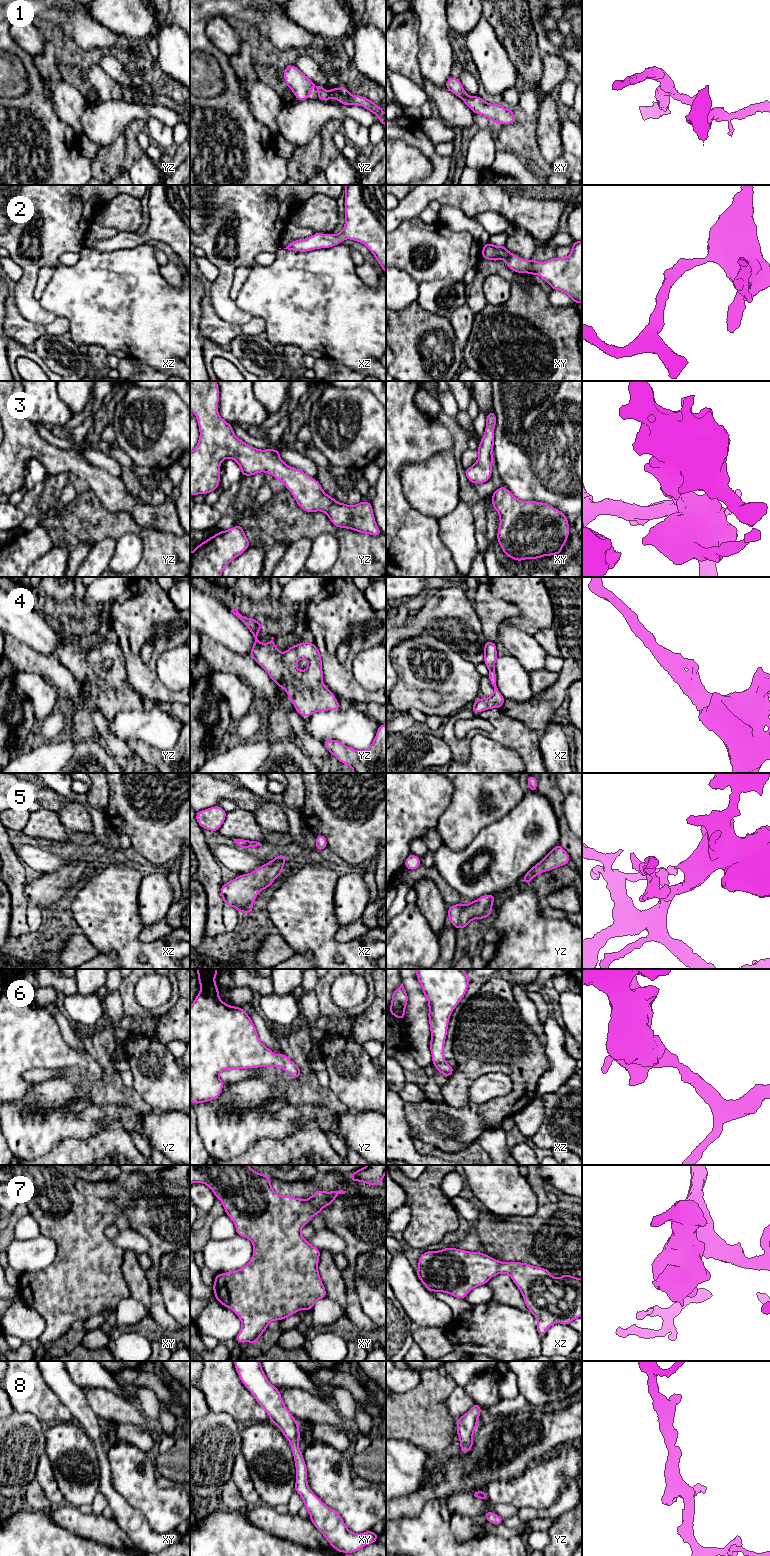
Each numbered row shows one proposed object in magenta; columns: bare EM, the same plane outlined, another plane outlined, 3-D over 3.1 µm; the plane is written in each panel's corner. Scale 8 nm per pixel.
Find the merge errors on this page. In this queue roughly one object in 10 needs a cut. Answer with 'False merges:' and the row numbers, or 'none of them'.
False merges: none of them

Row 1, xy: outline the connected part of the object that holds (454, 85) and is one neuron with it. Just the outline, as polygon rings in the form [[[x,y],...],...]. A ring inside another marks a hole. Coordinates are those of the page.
[[[449,77],[445,87],[454,95],[460,97],[474,114],[481,114],[497,124],[513,124],[515,115],[511,108],[505,109],[501,104],[490,104],[480,96],[468,96],[459,78]]]

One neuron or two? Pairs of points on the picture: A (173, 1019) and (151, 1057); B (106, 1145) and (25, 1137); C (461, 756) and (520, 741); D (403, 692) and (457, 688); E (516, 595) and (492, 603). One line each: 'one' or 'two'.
A: two
B: two
C: one
D: one
E: two

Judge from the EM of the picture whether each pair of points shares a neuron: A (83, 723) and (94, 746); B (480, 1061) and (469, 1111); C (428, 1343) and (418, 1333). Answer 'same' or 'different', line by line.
A: same
B: different
C: same

